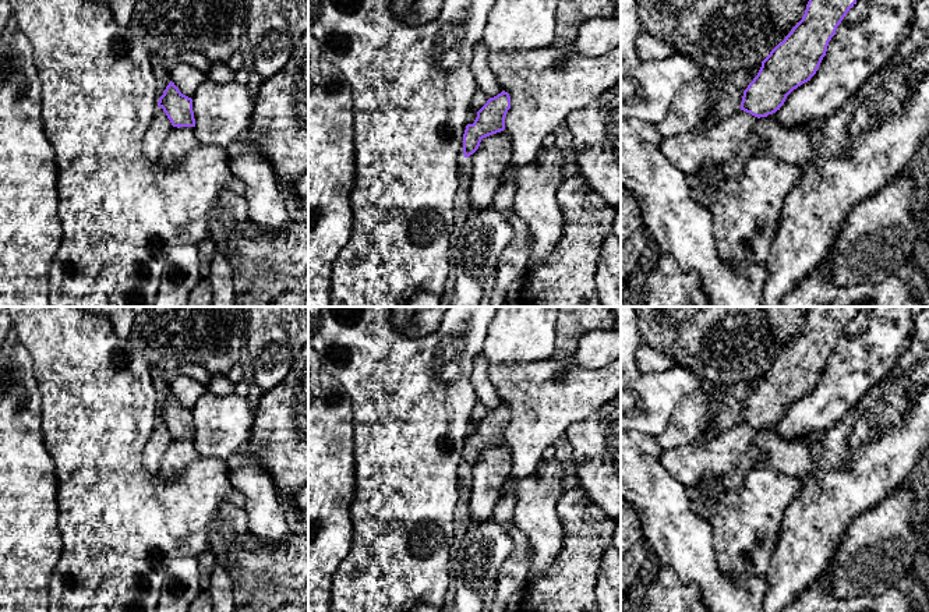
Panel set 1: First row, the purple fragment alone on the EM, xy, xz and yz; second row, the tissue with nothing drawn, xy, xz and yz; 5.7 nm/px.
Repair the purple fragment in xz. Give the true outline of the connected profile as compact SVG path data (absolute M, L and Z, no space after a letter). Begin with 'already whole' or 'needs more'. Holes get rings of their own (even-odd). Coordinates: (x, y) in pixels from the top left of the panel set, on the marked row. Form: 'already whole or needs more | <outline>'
already whole | M505 91L487 100L477 112L474 123L466 125L463 134L464 158L469 158L478 149L483 138L505 130L505 117L509 109L511 96Z

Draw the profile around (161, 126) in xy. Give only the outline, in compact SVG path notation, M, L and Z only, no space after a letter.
M162 107L153 113L153 118L142 139L142 152L155 163L159 162L162 155L163 142L166 141L173 125Z

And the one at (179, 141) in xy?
M173 127L163 142L159 163L166 169L176 167L187 152L198 145L195 127Z

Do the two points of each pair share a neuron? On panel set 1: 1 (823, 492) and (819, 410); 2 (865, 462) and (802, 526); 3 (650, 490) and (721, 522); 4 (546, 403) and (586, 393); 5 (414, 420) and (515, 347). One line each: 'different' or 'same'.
1: different
2: same
3: different
4: same
5: different

